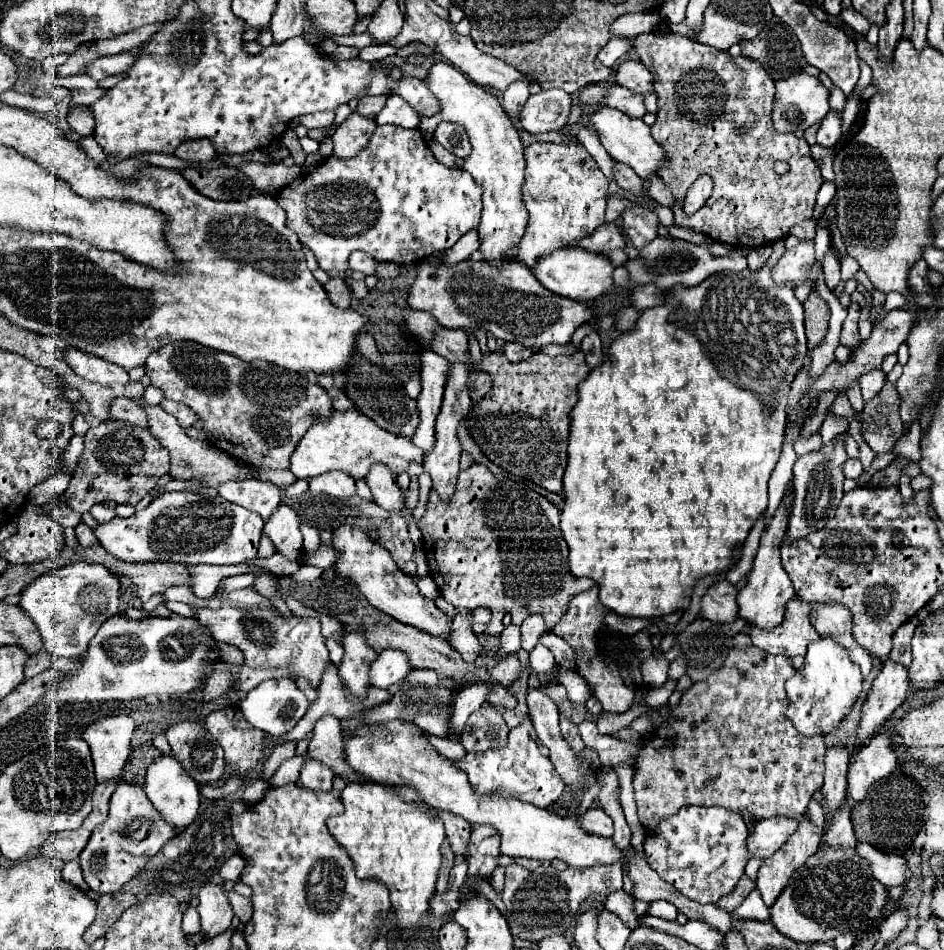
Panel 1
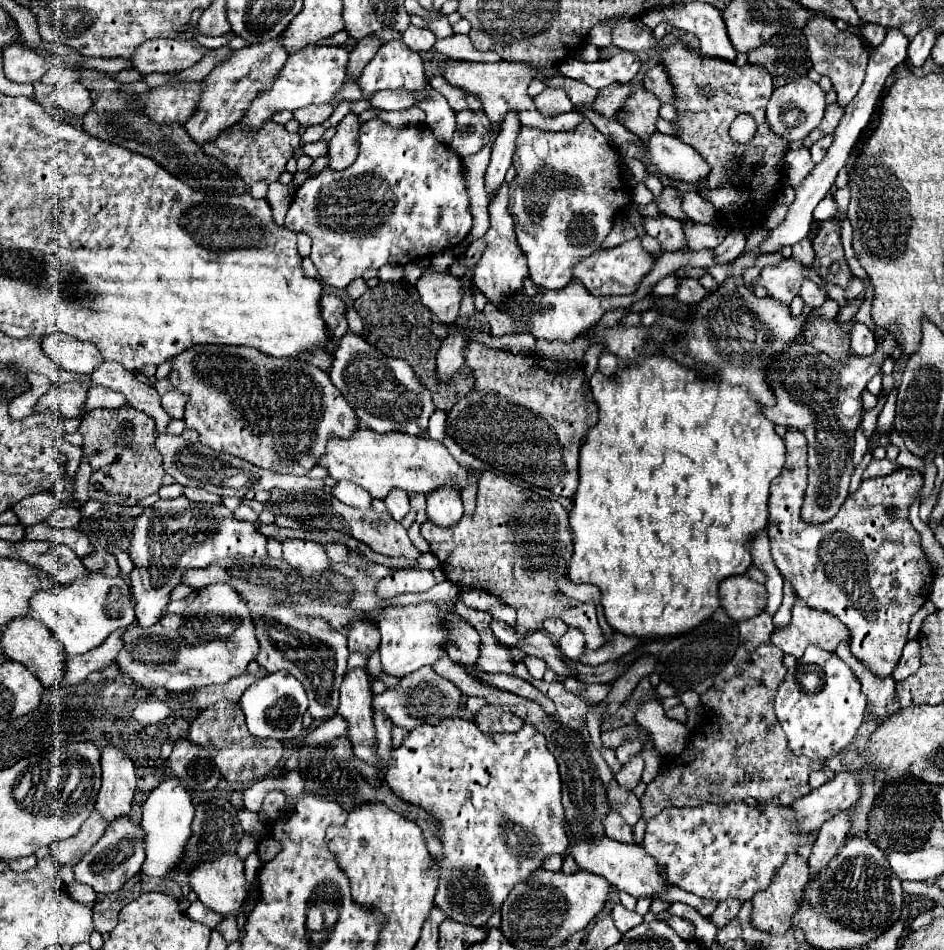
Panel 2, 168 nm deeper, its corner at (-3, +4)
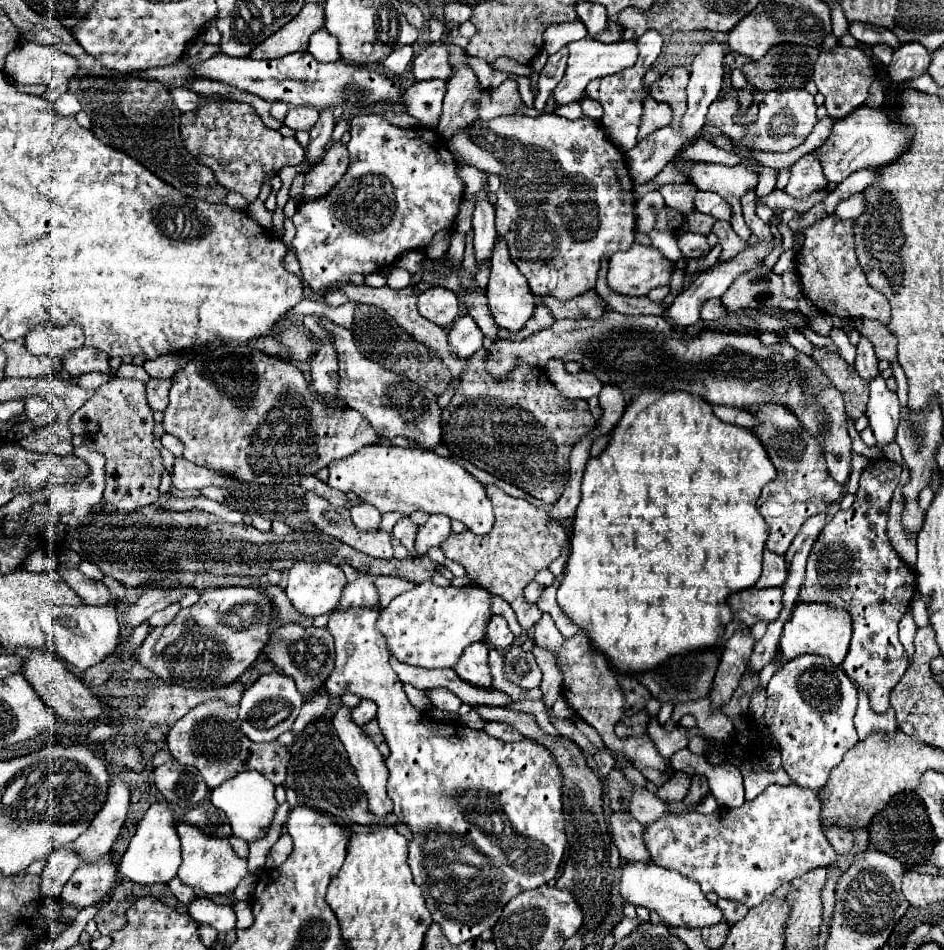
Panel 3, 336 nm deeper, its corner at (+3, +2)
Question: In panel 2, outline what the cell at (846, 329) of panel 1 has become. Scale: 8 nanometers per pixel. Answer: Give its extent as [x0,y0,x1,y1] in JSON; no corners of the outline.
[851,324,875,356]

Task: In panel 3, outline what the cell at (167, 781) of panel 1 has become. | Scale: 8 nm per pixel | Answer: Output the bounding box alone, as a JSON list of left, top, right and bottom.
[119,802,181,884]

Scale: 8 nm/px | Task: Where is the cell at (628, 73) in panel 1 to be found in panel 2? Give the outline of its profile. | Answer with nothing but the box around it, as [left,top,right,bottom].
[643,66,675,104]

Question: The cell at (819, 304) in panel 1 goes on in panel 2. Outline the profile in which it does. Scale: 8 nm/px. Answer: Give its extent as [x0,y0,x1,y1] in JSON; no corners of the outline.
[803,320,851,362]

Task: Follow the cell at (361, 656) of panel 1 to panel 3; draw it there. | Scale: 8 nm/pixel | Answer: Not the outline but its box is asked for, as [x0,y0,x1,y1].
[331,704,393,816]

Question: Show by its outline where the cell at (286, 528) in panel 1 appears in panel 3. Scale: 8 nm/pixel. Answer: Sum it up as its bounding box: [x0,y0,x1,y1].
[285,562,345,618]

